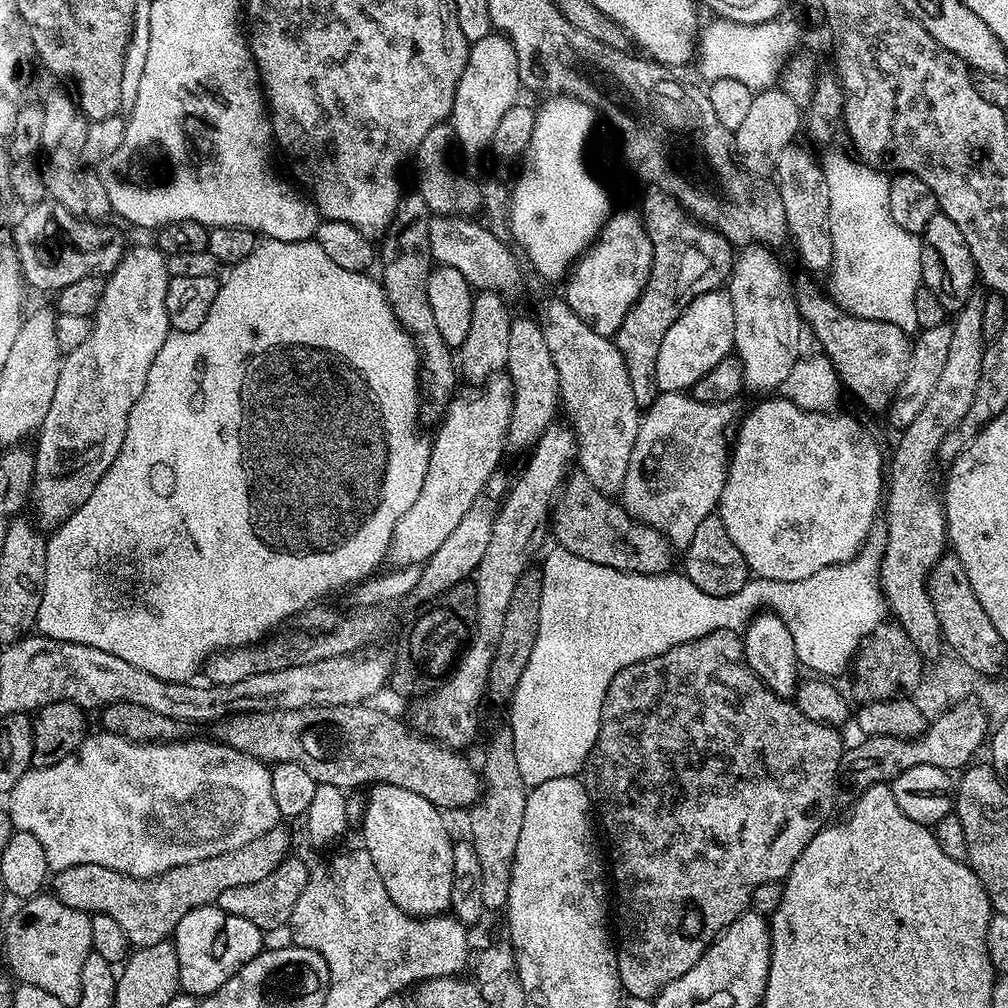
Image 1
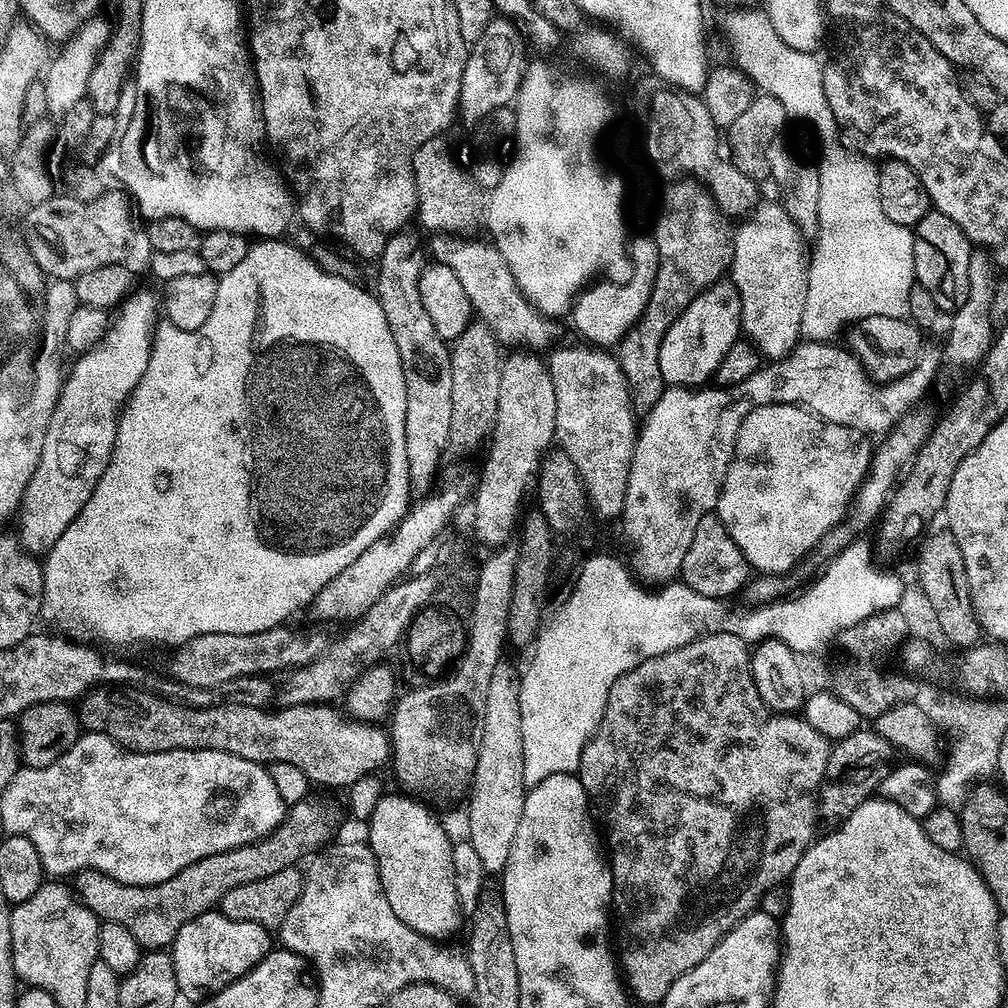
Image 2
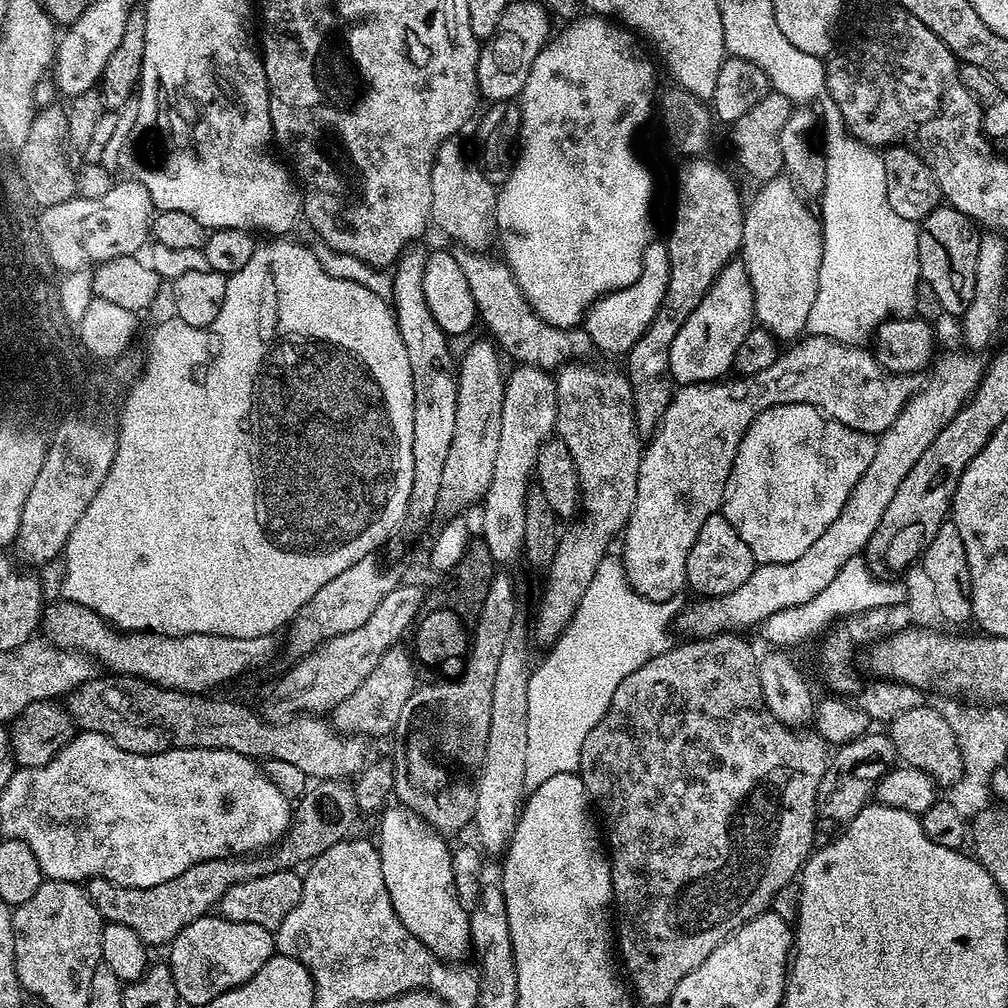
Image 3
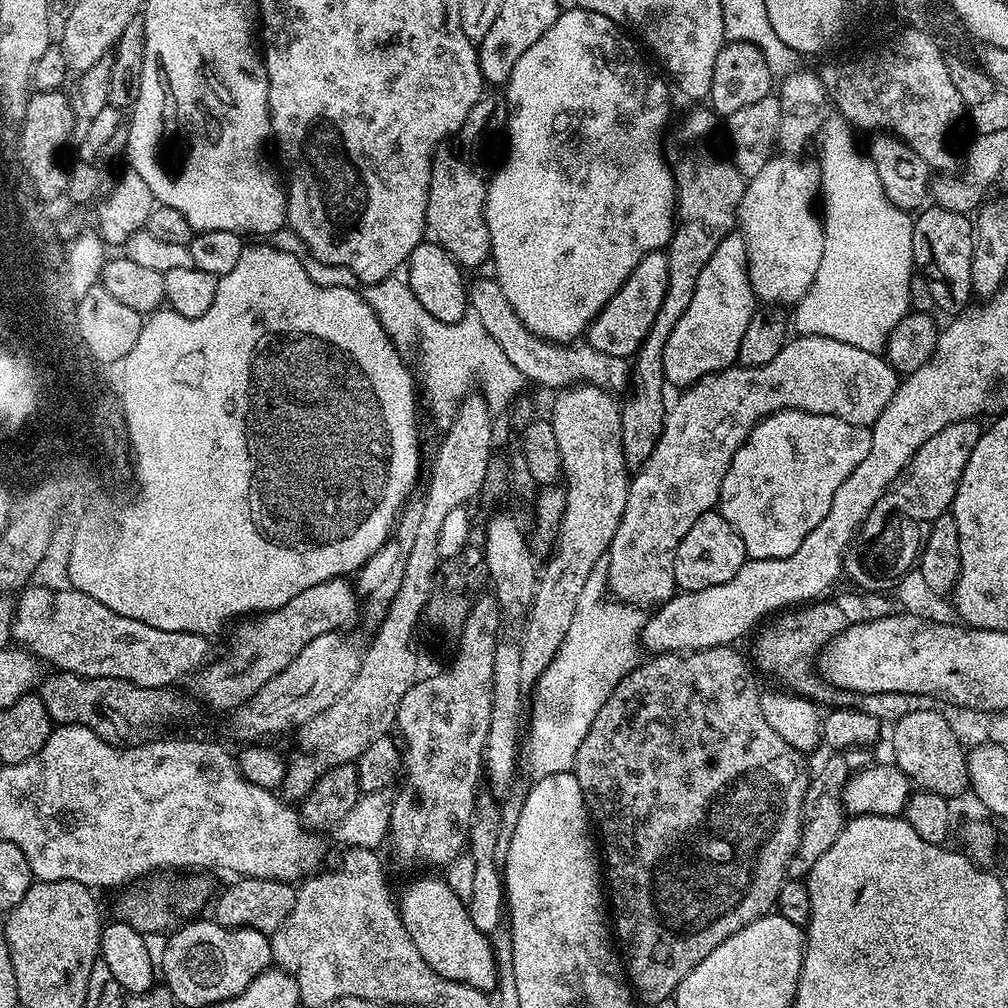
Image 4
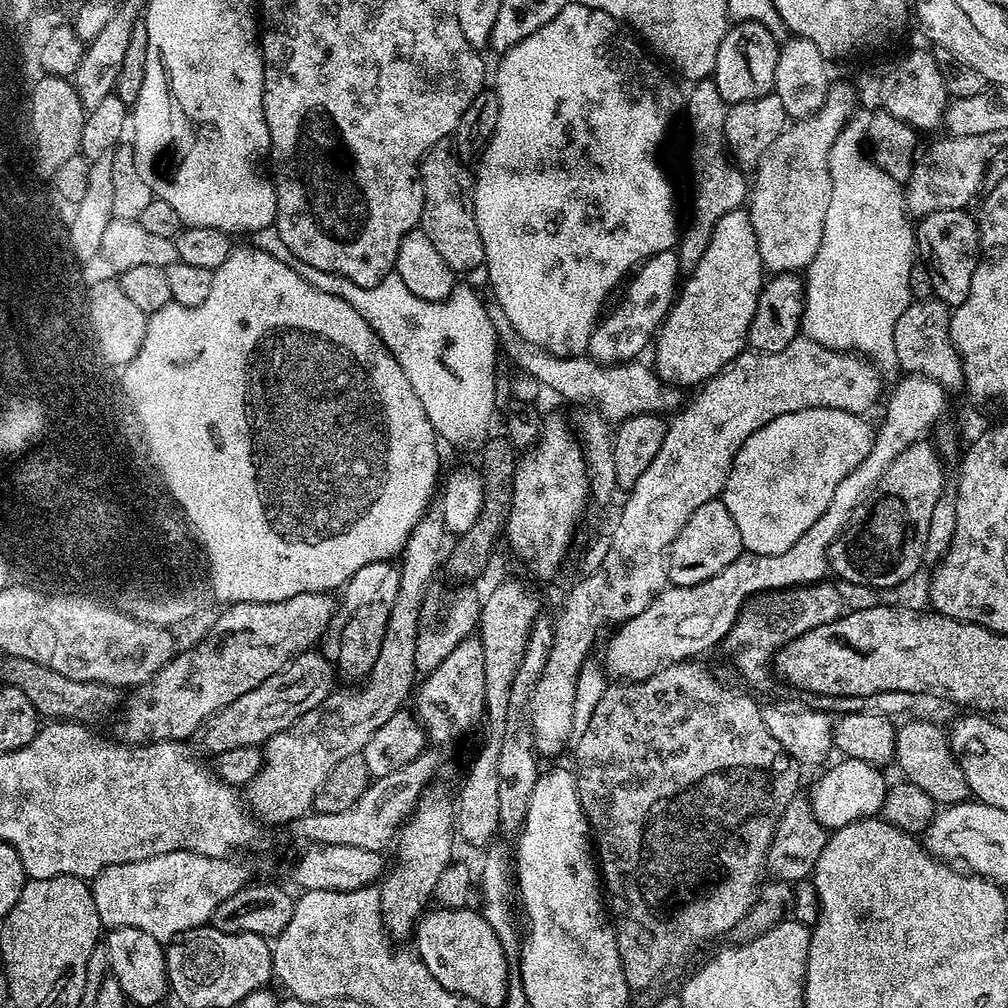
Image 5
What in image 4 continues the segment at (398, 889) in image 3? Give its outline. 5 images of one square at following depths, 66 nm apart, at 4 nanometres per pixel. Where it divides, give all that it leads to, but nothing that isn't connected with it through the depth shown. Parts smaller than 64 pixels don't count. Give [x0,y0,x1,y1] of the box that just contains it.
[398,874,497,993]

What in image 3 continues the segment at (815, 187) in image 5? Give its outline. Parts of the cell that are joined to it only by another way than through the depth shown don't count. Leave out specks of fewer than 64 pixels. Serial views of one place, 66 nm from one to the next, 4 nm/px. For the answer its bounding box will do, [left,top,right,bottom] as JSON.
[739,180,824,342]

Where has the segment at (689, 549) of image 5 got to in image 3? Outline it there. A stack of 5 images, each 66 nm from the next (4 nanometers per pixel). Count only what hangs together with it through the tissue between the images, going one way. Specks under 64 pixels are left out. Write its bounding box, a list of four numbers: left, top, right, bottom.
[684,514,754,598]

